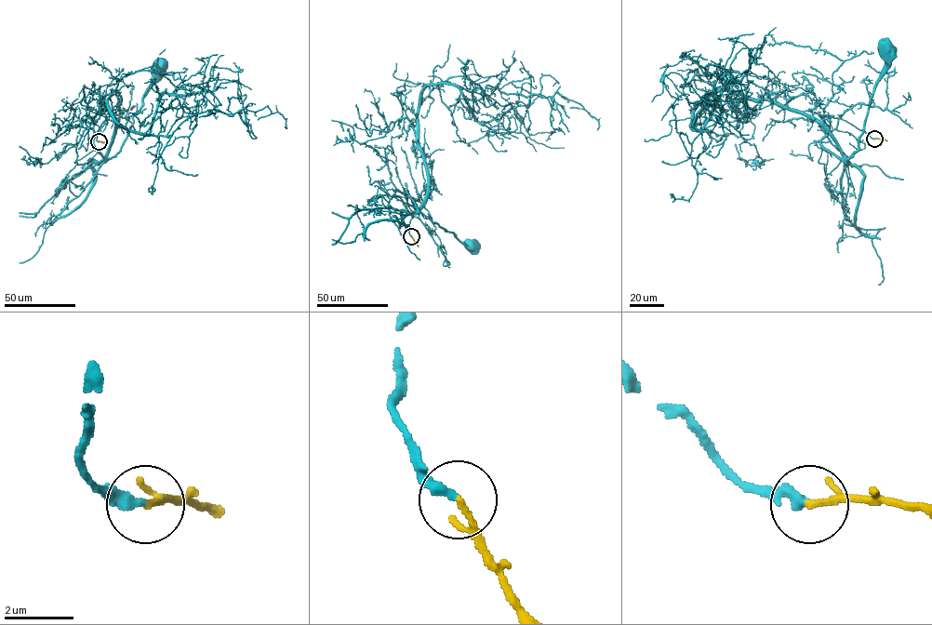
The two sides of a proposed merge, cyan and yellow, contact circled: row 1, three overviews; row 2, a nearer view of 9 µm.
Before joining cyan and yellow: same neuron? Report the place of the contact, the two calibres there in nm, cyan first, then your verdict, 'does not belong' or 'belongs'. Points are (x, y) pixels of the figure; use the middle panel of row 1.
(411, 236) | 320/130 nm | belongs

